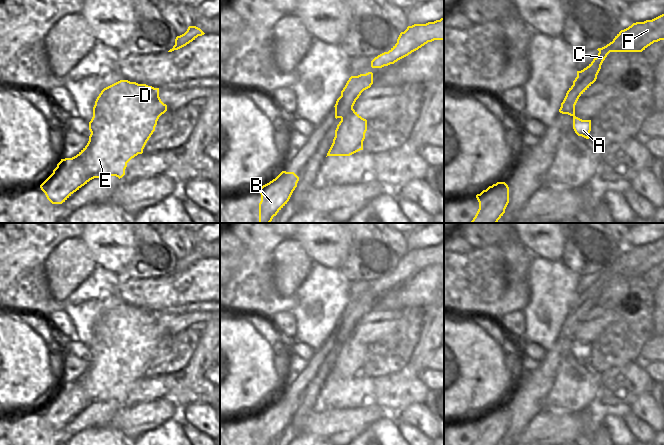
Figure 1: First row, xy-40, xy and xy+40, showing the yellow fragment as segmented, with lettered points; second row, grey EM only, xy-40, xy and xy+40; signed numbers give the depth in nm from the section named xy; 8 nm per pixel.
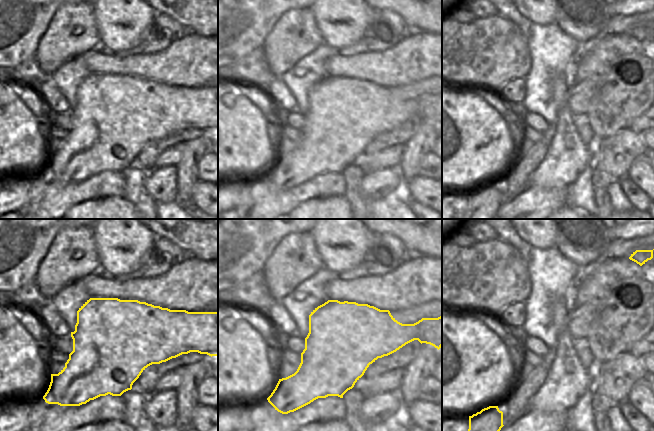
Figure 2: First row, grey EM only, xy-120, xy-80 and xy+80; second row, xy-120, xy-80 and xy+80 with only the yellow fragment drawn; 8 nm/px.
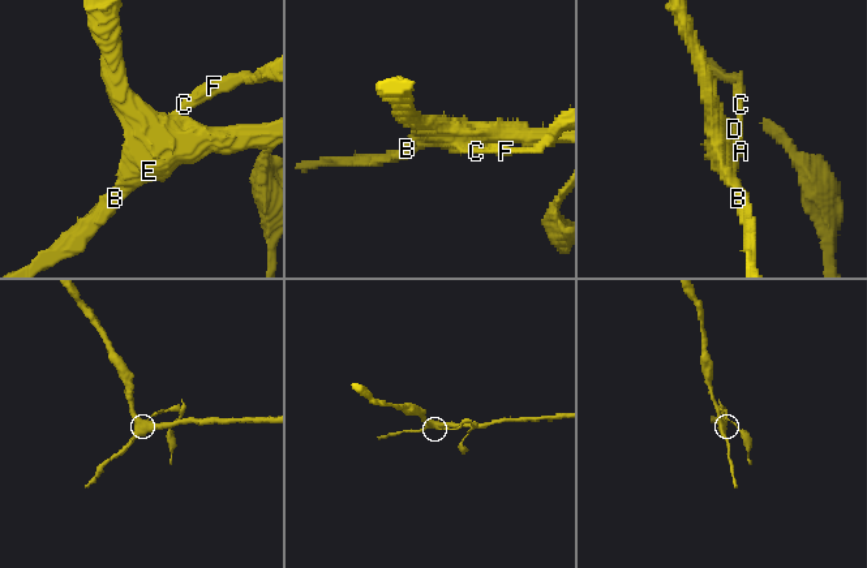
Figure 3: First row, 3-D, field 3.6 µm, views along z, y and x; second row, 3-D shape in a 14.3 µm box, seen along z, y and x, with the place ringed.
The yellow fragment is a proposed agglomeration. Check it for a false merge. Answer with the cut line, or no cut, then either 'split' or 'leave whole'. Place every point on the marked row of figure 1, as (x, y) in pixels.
cut xy (352, 107), (341, 118); split

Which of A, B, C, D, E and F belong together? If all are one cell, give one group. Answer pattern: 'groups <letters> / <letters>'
groups A B D E / C F

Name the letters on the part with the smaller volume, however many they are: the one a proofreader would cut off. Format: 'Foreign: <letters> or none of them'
Foreign: C, F

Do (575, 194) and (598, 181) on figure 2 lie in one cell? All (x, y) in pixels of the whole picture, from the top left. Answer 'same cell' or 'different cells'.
different cells

